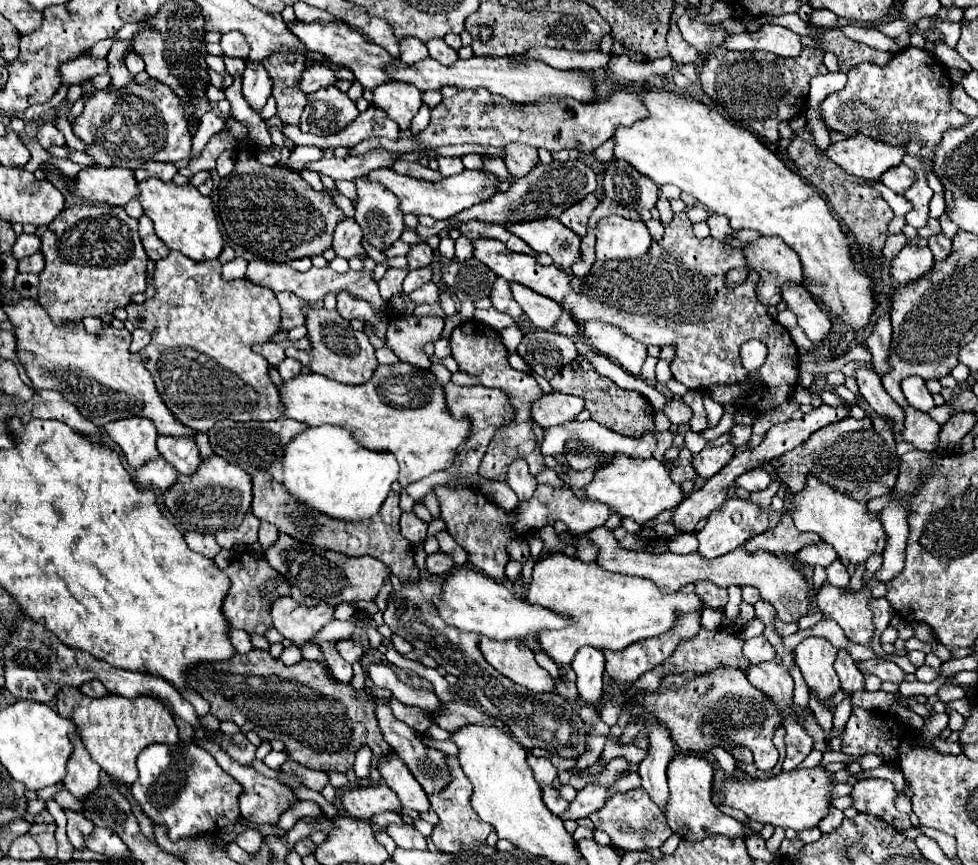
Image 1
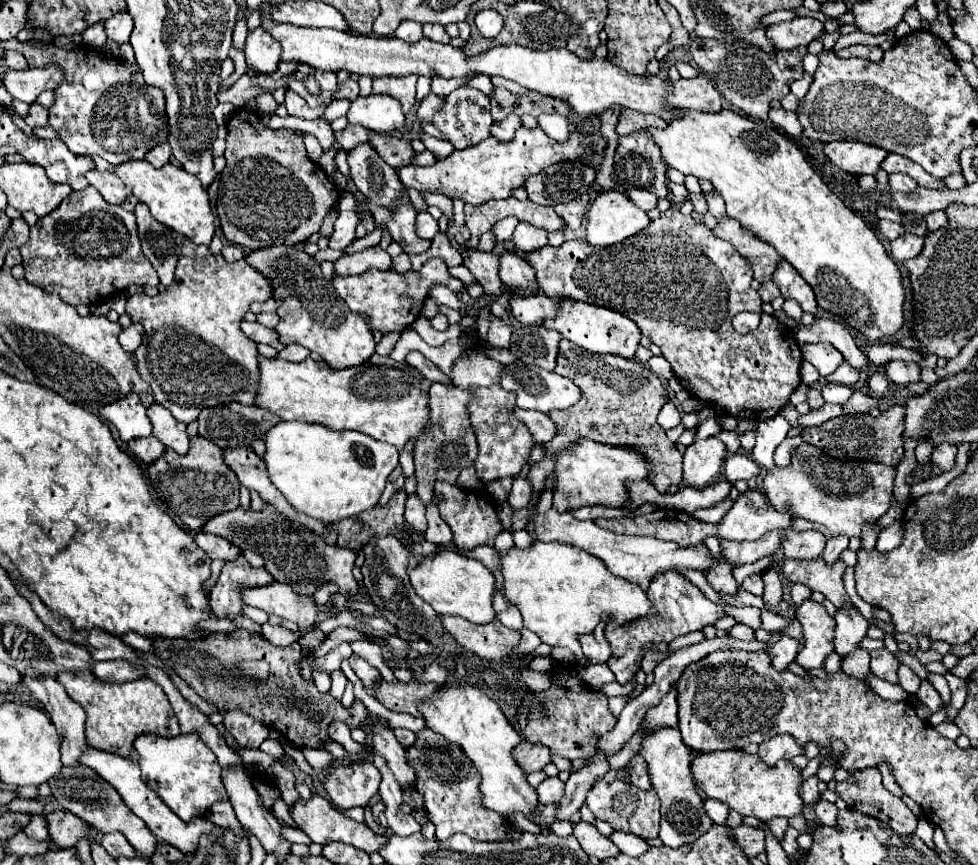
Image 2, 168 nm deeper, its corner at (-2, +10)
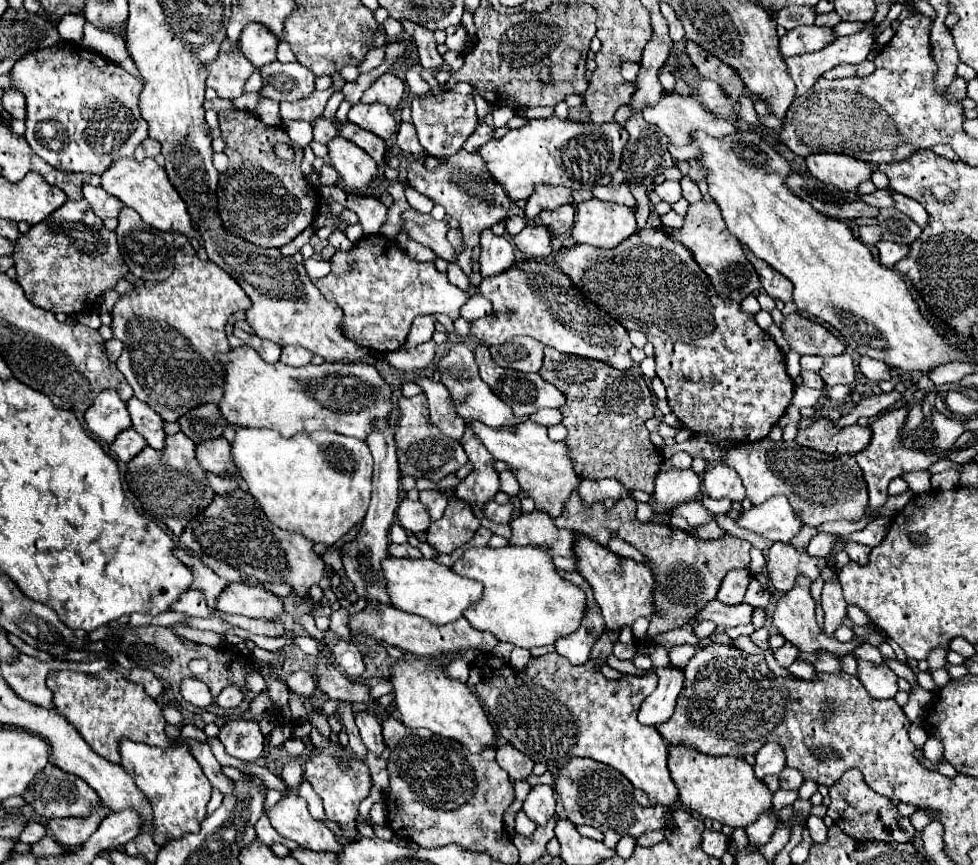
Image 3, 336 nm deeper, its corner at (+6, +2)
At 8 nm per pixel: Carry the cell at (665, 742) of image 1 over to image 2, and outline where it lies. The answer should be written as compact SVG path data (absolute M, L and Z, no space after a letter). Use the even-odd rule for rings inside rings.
M672 685L672 689L662 697L662 701L646 713L642 721L642 725L646 725L646 731L650 731L652 727L678 727L676 695L676 685Z

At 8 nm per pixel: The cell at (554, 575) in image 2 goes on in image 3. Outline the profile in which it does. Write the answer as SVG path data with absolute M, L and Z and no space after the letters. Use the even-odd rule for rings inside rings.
M546 547L468 549L452 569L484 585L482 599L466 609L468 623L480 631L490 631L498 641L508 641L522 649L554 645L558 637L574 633L586 613L586 593L558 575Z

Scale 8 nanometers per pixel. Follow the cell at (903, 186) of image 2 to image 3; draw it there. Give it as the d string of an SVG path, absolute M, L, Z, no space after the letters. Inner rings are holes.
M886 187L886 189L876 189L874 193L870 195L862 195L862 199L872 205L872 207L894 207L894 199L890 197L892 189Z

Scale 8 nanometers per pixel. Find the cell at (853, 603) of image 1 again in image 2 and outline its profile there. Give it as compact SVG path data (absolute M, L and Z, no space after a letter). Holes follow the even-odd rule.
M784 557L780 571L790 583L804 583L812 591L824 593L826 599L832 601L840 609L842 605L850 603L850 599L844 591L844 583L842 583L844 569L846 569L844 561L836 561L834 565L828 565L828 563L824 563L822 557L818 557L818 559Z

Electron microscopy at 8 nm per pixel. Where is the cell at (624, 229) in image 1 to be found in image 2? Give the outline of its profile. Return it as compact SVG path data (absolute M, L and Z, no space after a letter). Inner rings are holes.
M600 193L588 209L588 241L592 245L614 245L642 231L650 223L646 211L638 209L624 193Z

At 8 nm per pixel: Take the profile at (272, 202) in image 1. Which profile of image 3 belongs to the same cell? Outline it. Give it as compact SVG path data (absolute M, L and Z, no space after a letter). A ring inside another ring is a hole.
M220 111L218 115L222 139L226 143L224 153L230 159L216 189L218 215L226 231L258 247L282 247L290 243L314 223L320 205L318 191L312 189L300 171L300 147L294 147L292 161L282 163L274 153L274 145L292 145L282 127L268 127L250 111Z

